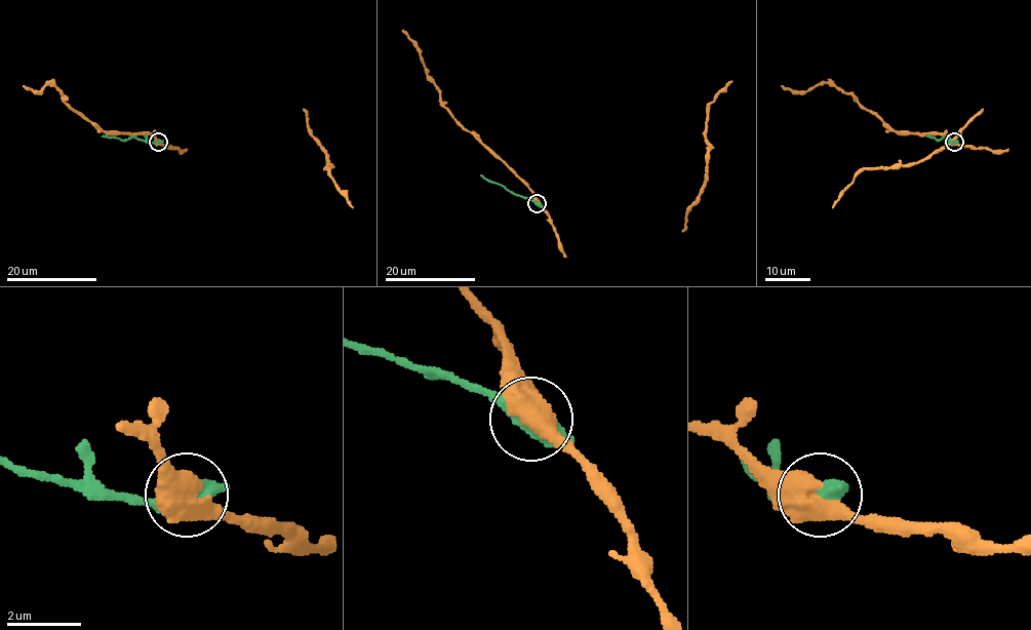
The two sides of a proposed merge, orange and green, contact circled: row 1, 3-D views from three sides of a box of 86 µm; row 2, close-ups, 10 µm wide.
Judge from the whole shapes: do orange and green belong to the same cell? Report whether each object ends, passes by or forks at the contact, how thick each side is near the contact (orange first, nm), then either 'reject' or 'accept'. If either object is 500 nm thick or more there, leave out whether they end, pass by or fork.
650 nm thick on the orange side, 420 nm on the other; reject

